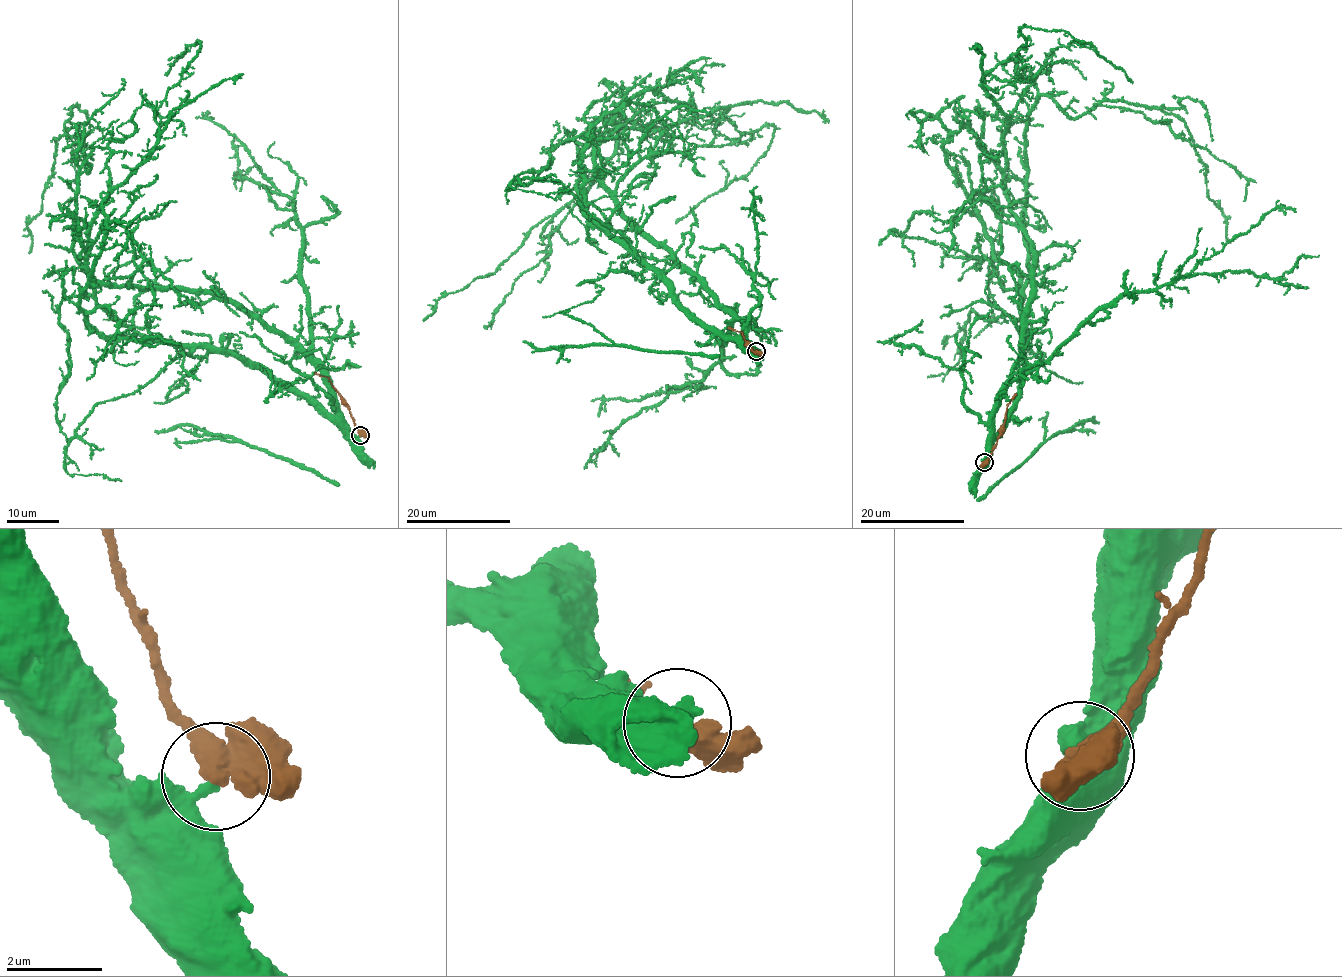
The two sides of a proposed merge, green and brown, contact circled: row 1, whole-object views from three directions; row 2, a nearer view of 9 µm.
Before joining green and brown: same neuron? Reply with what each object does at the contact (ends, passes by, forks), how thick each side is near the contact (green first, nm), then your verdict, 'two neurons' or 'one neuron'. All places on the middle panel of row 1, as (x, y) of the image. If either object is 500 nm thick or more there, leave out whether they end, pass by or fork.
320/500 nm | two neurons

